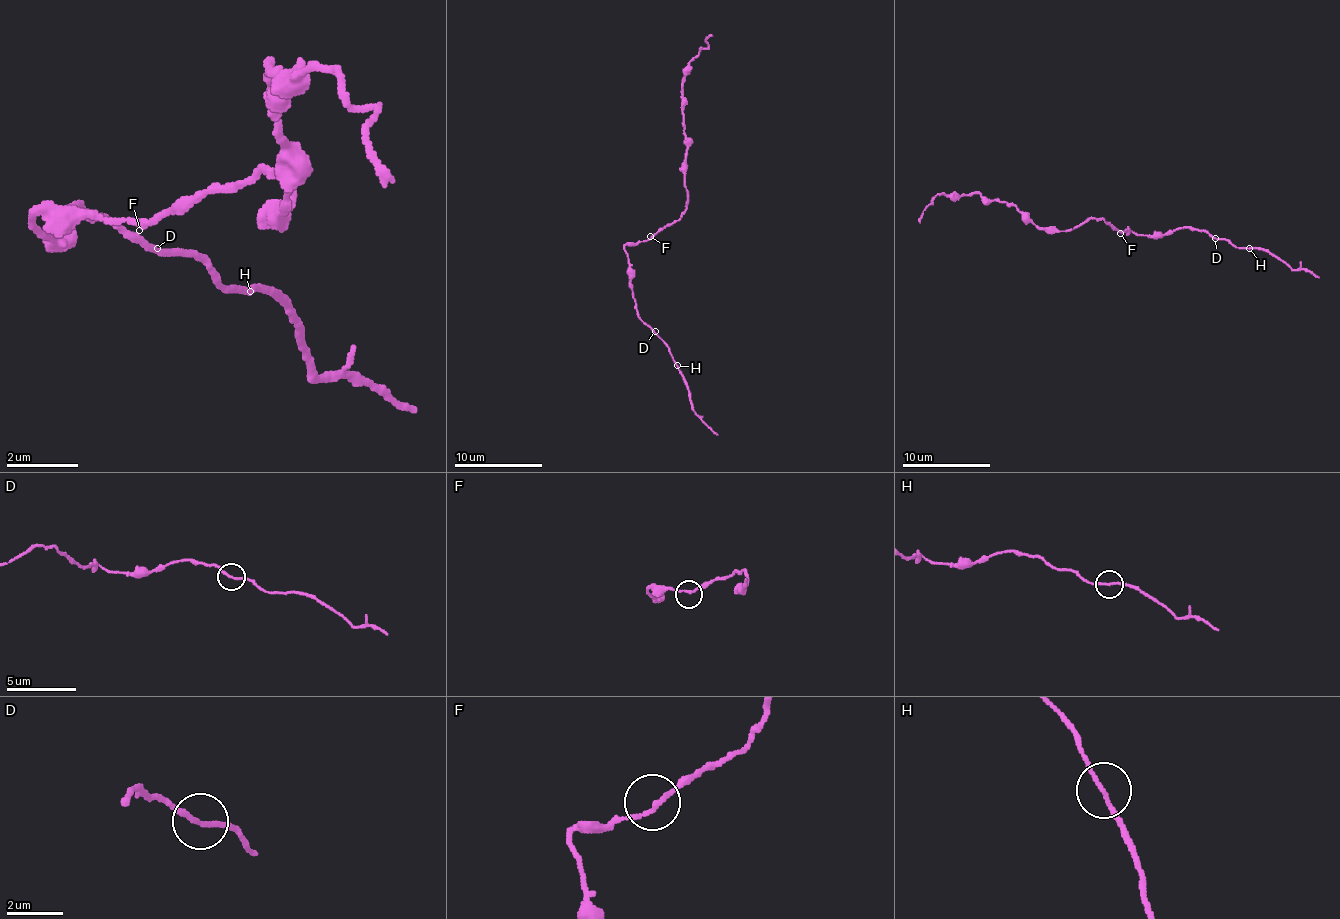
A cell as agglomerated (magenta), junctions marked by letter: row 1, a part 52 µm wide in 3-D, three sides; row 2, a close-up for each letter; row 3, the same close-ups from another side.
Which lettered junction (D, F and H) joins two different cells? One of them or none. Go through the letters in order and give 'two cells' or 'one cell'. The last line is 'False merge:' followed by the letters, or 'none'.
D: one cell
F: one cell
H: two cells
False merge: H

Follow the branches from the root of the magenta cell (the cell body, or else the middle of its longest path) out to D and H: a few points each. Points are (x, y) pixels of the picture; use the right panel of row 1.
D: (1122, 231), (1162, 236), (1193, 227), (1204, 229), (1215, 238)
H: (1122, 231), (1162, 236), (1193, 227), (1208, 231), (1215, 238), (1223, 238), (1237, 247), (1250, 249)

